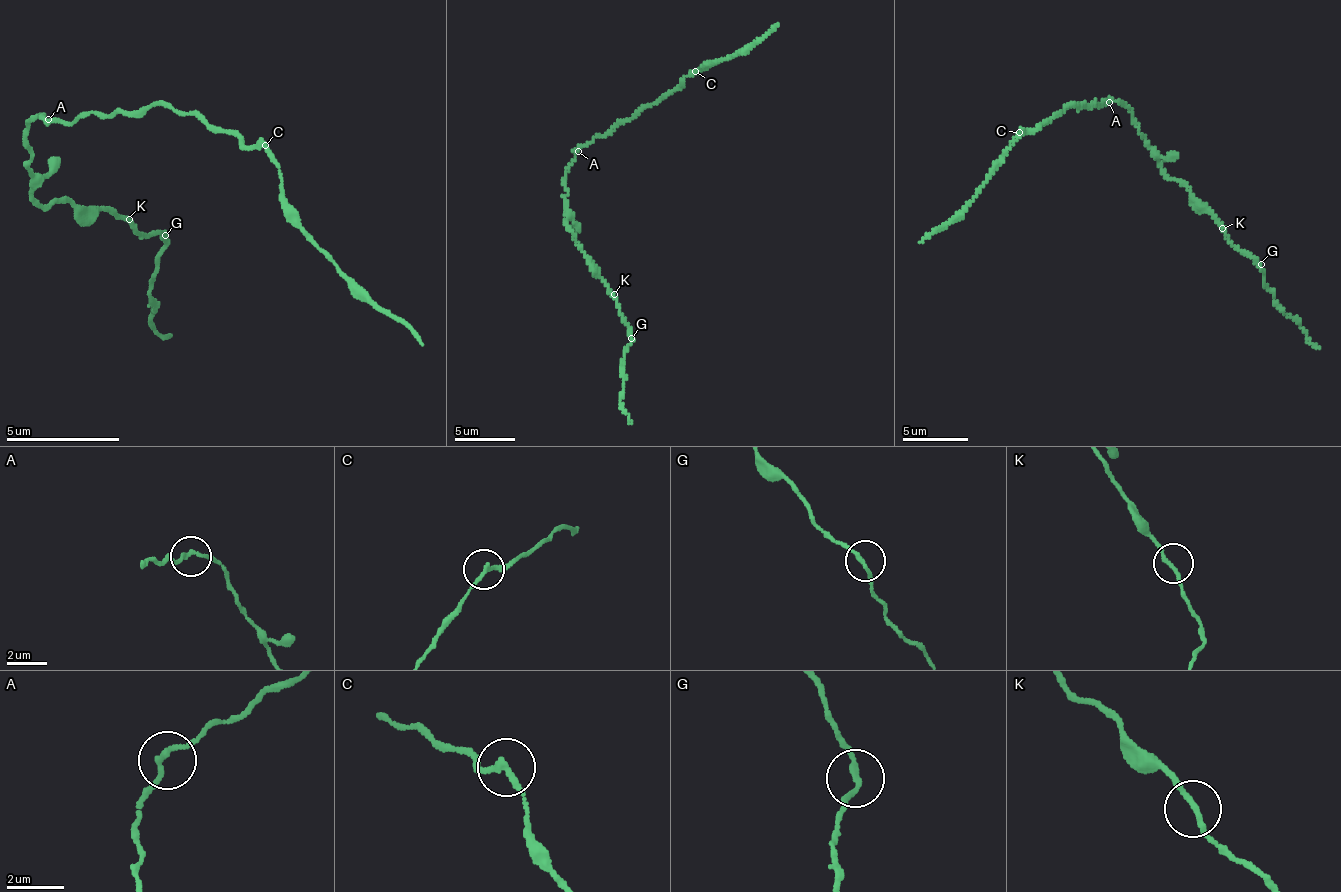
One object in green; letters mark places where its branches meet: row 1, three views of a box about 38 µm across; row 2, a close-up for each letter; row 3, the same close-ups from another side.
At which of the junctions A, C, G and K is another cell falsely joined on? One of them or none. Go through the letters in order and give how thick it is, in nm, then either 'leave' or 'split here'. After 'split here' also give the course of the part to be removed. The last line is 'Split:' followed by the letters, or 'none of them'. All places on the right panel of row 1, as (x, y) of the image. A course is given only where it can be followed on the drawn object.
A: calibre 180 nm; leave
C: calibre 190 nm; split here; course (1020, 133), (966, 207), (919, 242)
G: calibre 190 nm; leave
K: calibre 190 nm; leave
Split: C

